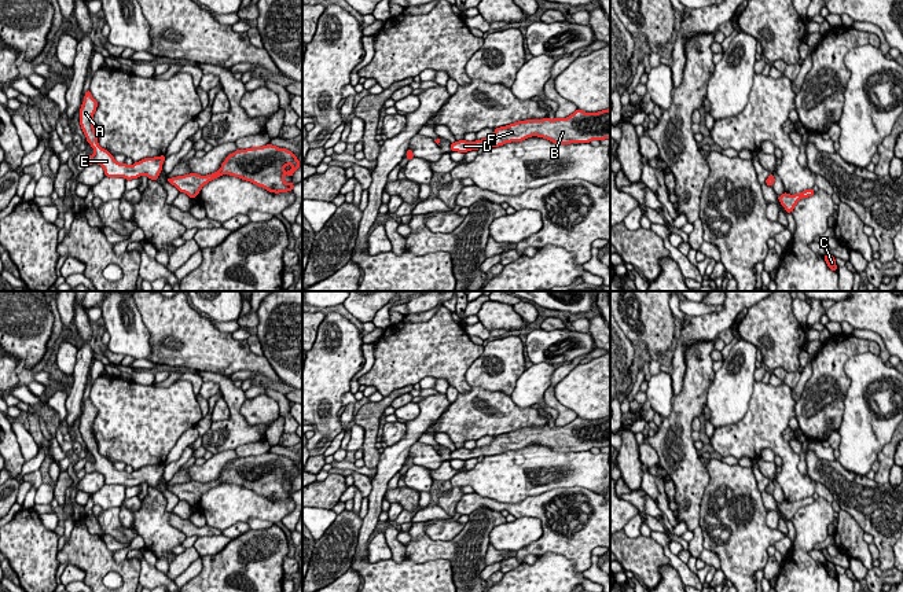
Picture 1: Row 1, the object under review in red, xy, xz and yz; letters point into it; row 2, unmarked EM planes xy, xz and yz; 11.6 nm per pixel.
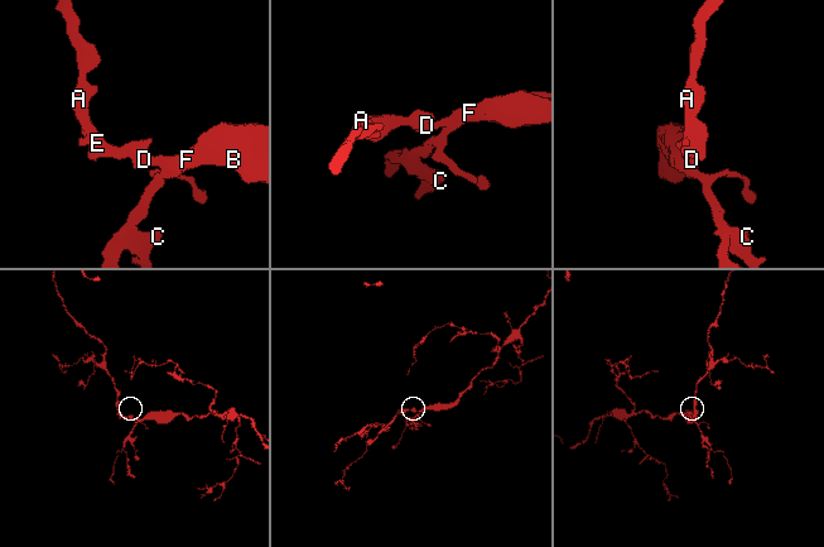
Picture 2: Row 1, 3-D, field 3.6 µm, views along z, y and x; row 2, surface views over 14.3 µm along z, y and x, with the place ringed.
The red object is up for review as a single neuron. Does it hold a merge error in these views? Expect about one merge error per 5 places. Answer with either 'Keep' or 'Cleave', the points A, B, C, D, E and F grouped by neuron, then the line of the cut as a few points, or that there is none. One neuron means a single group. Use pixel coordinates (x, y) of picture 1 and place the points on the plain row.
Keep. Groups: A B C D E F. No split

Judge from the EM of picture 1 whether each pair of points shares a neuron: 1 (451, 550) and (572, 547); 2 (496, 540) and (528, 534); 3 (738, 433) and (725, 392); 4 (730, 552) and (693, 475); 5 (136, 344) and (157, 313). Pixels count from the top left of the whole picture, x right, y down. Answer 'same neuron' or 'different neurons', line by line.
1: different neurons
2: same neuron
3: different neurons
4: different neurons
5: different neurons

